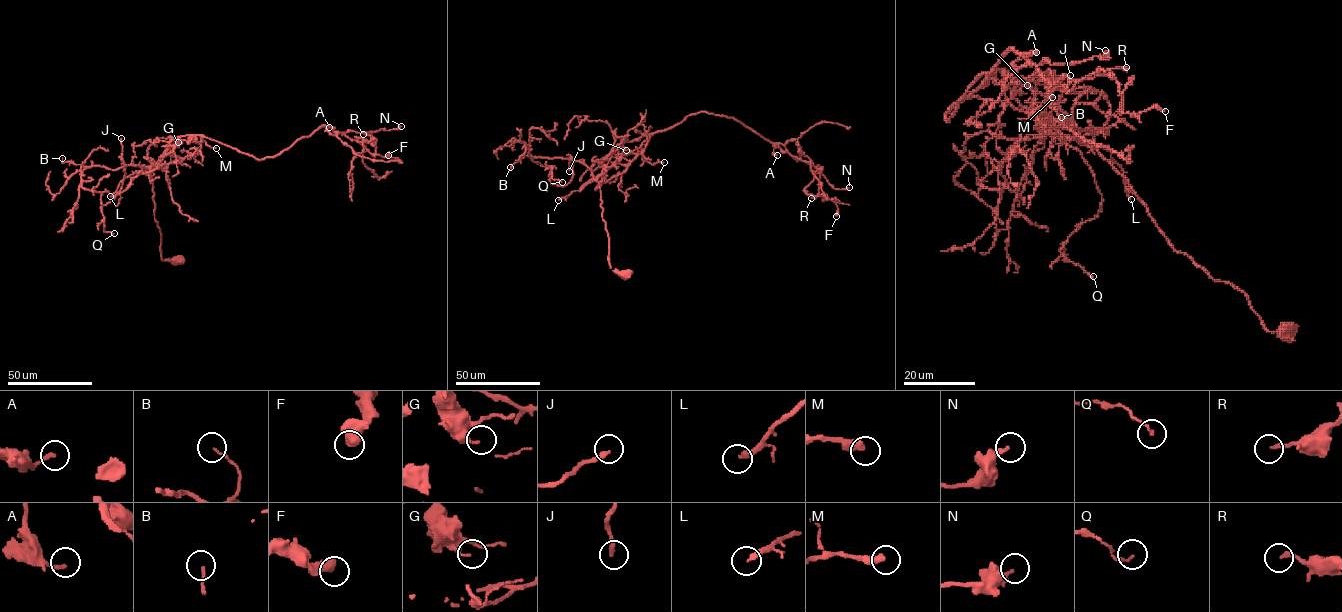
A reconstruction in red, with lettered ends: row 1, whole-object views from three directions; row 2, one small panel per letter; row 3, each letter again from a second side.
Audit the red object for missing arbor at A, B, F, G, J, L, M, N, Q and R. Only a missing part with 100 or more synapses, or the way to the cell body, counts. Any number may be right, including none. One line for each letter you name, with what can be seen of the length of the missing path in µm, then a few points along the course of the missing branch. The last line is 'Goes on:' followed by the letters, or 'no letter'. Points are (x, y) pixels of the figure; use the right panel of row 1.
Goes on: no letter

